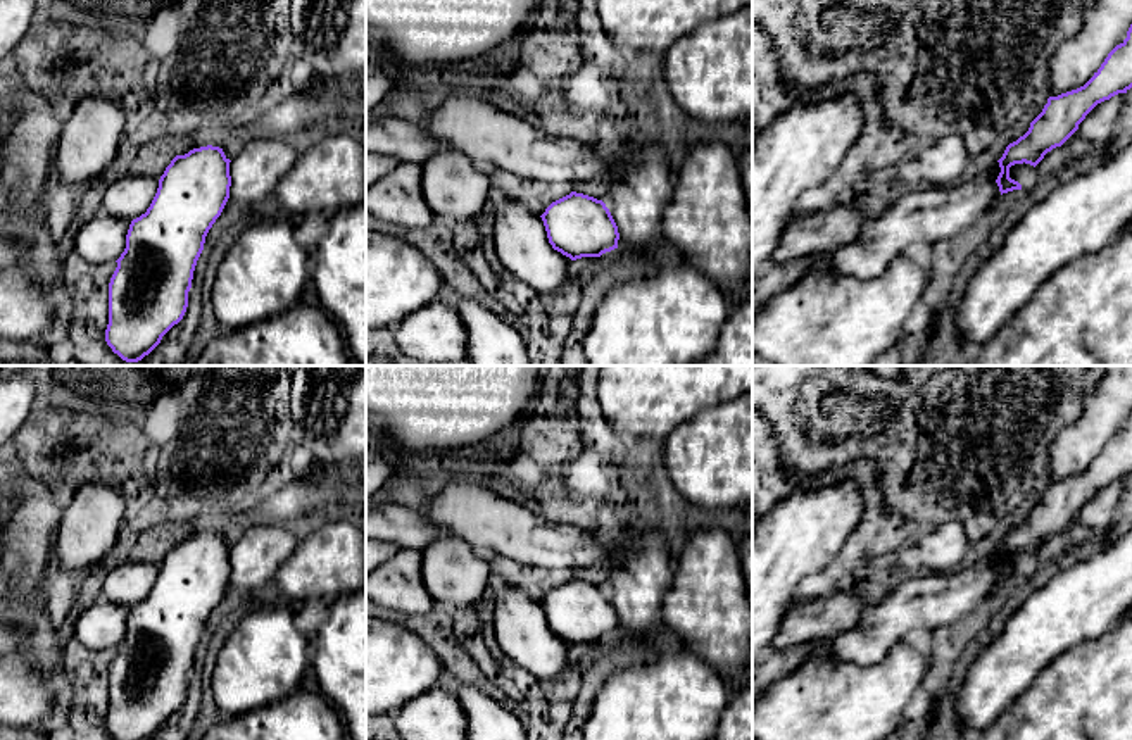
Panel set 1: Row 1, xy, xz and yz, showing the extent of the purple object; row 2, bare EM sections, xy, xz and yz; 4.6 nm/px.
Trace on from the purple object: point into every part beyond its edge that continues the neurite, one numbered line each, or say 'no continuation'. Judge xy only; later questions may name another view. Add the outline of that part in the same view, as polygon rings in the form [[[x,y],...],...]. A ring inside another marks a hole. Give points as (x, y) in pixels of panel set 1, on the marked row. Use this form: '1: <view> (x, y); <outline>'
no continuation

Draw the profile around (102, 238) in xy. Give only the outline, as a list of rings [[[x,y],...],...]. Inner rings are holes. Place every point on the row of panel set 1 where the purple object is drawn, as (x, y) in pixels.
[[[100,212],[97,217],[78,223],[74,229],[74,250],[88,262],[117,260],[126,248],[126,235],[131,221]]]

